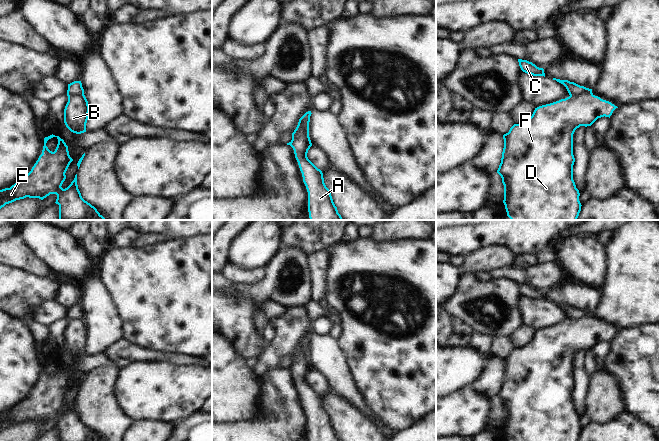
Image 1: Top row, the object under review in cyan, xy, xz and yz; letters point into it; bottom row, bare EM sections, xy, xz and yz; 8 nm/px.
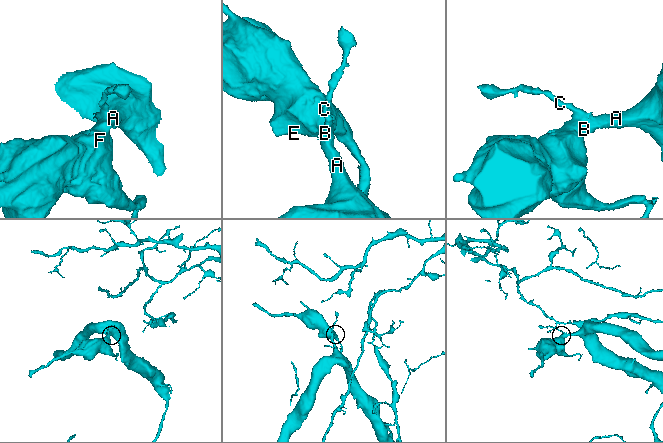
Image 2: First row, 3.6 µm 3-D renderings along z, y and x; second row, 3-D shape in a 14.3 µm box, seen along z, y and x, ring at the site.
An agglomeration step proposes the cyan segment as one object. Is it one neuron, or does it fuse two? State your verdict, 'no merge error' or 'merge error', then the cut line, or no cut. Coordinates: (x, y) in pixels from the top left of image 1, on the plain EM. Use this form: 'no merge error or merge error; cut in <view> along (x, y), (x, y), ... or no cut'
merge error; cut in yz along (591, 315), (570, 320)

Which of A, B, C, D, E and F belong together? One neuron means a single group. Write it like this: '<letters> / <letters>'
A B D E F / C

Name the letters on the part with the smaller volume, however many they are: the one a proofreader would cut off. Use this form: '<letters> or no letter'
C

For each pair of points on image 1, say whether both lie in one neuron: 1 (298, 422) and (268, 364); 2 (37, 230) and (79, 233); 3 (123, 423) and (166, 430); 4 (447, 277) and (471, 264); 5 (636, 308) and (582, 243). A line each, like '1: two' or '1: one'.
1: two
2: two
3: two
4: two
5: two

